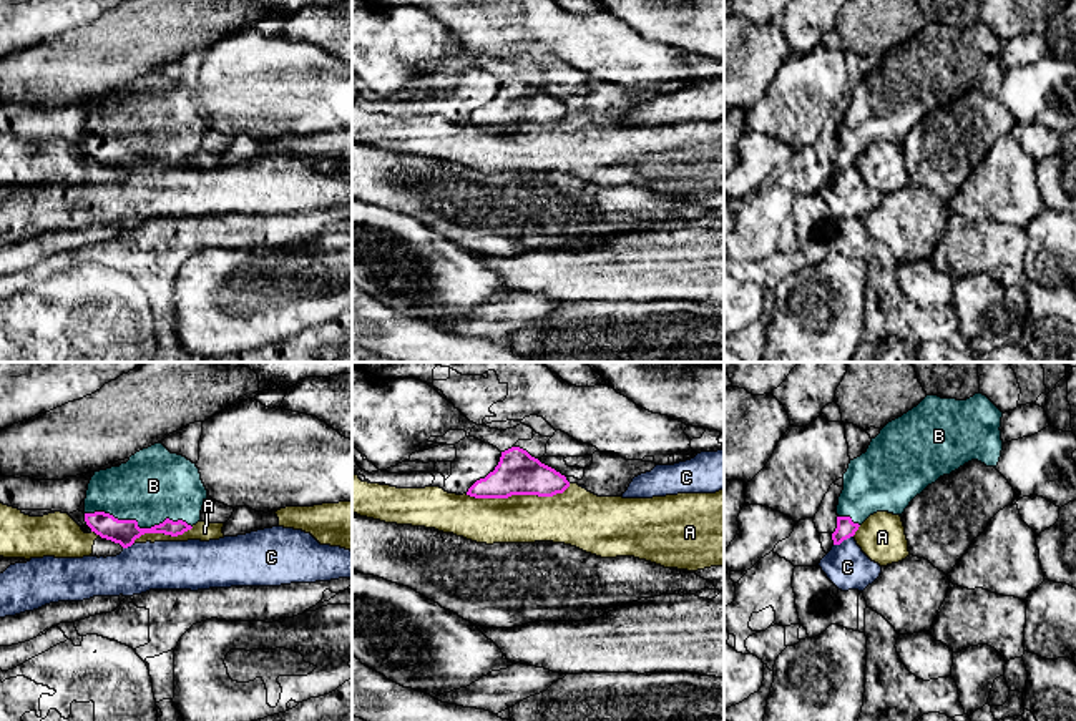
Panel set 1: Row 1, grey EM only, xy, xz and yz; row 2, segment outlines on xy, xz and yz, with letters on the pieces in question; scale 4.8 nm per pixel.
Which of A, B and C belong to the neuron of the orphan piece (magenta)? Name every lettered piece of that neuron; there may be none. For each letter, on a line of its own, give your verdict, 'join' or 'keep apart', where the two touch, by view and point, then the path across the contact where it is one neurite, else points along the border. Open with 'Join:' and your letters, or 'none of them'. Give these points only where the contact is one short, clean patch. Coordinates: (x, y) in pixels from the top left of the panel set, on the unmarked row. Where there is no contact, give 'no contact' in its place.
Join: B
A: keep apart | xz (517, 122)
B: join | xy (136, 153)
C: keep apart | yz (842, 168) | along yz (852, 163), (834, 173)

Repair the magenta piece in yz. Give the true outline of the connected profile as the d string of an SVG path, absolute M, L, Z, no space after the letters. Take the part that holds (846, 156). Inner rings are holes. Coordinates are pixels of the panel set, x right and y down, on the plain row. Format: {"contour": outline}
{"contour": "M983 22L966 28L927 23L888 50L844 101L834 173L855 163L877 140L900 143L940 105L978 88L1000 90L1003 40Z"}

